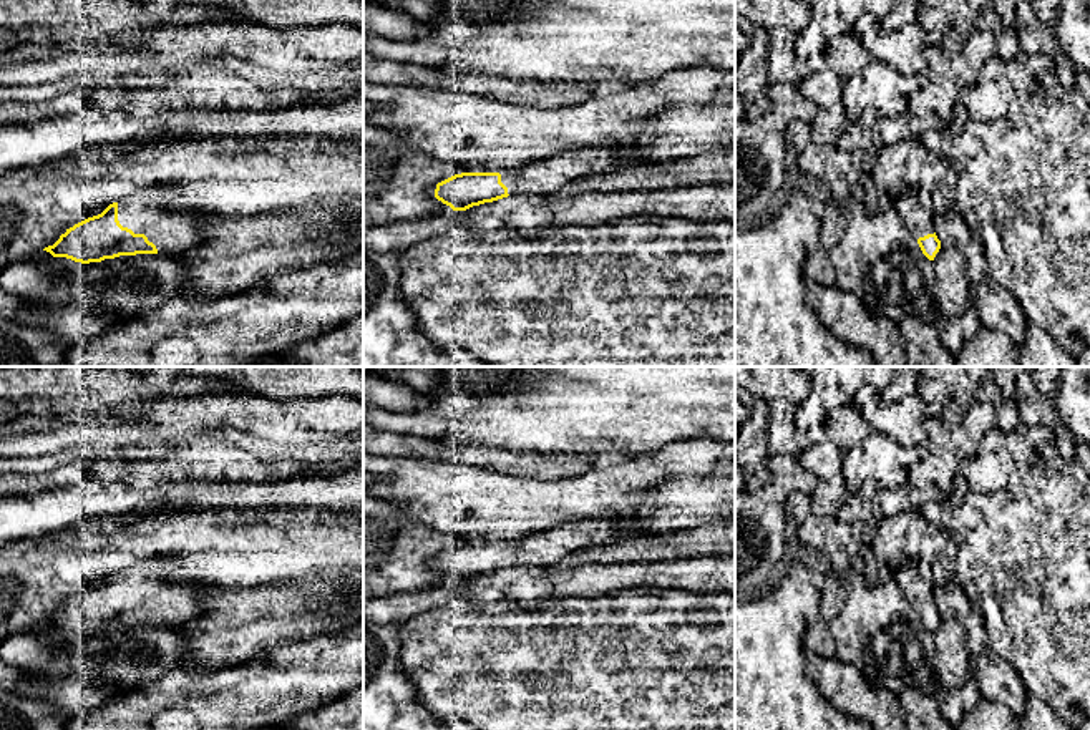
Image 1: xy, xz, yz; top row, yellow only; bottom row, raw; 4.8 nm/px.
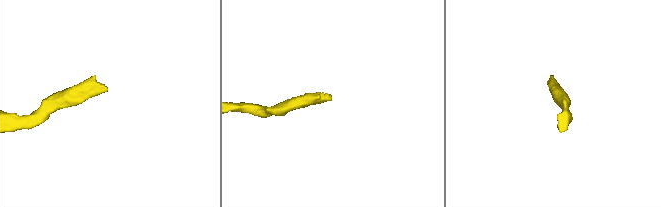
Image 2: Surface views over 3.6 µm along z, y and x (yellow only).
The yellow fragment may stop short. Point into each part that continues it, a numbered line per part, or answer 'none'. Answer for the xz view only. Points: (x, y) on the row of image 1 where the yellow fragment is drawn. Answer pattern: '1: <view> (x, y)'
1: xz (541, 178)

